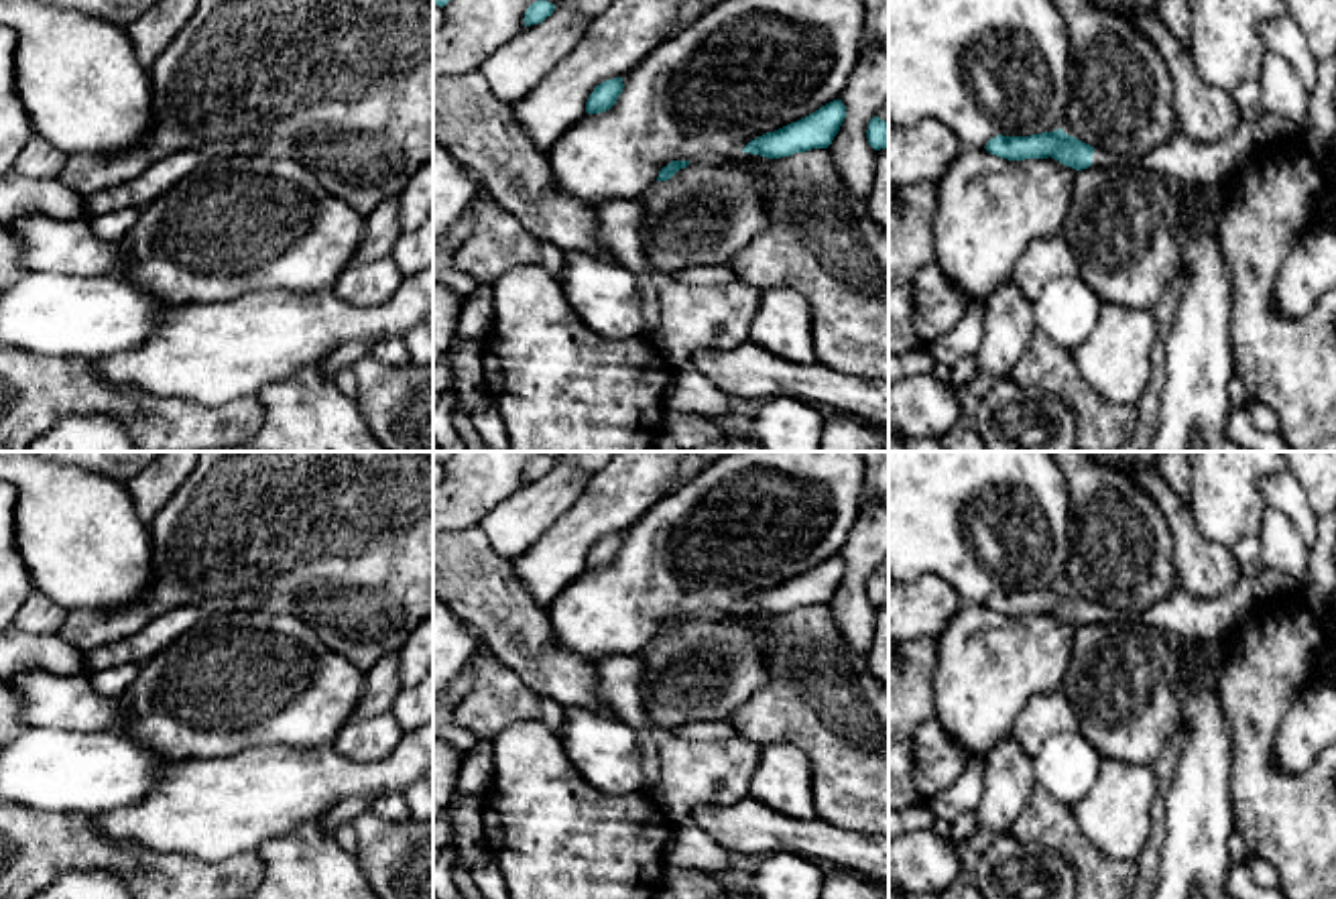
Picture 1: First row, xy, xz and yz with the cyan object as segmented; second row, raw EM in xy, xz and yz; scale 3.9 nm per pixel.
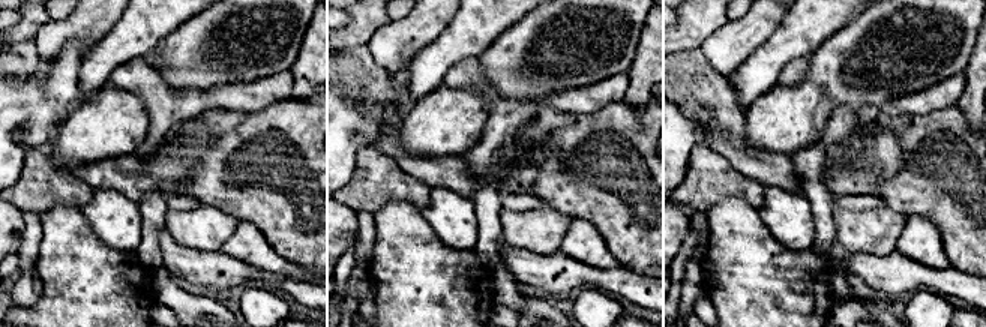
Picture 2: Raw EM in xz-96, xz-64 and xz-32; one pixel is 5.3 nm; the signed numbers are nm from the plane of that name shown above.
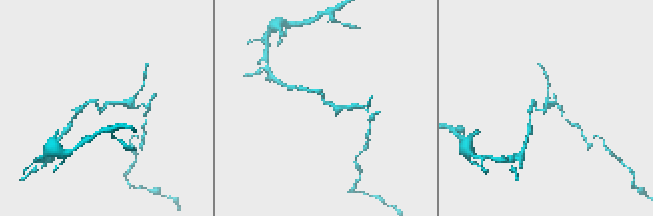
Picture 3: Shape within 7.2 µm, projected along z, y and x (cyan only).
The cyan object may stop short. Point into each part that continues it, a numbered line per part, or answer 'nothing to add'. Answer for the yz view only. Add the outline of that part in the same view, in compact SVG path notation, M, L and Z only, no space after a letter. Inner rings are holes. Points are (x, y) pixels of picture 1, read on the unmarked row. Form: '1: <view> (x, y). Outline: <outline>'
1: yz (1101, 613). Outline: M1094 602L1092 622L1122 622L1125 618L1129 618L1129 616L1118 614L1114 610Z

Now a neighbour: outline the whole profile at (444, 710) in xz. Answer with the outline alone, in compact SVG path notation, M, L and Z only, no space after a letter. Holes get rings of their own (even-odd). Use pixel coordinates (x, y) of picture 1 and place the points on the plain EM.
M482 645L464 671L453 679L445 698L433 704L433 736L451 742L460 751L474 748L478 738L456 722L456 710L466 700L476 683L476 657L488 653Z

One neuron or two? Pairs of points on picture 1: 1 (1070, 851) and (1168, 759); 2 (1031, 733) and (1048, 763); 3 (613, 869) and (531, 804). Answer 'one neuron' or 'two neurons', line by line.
1: two neurons
2: two neurons
3: one neuron

